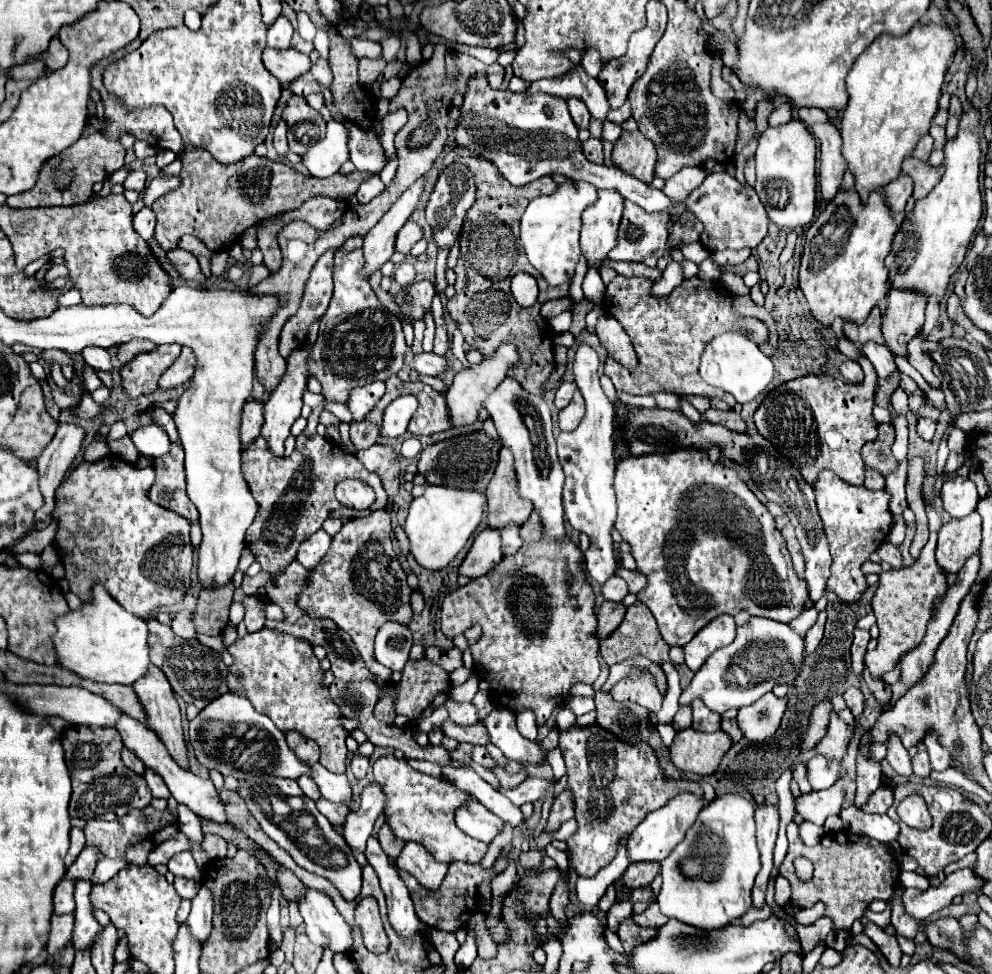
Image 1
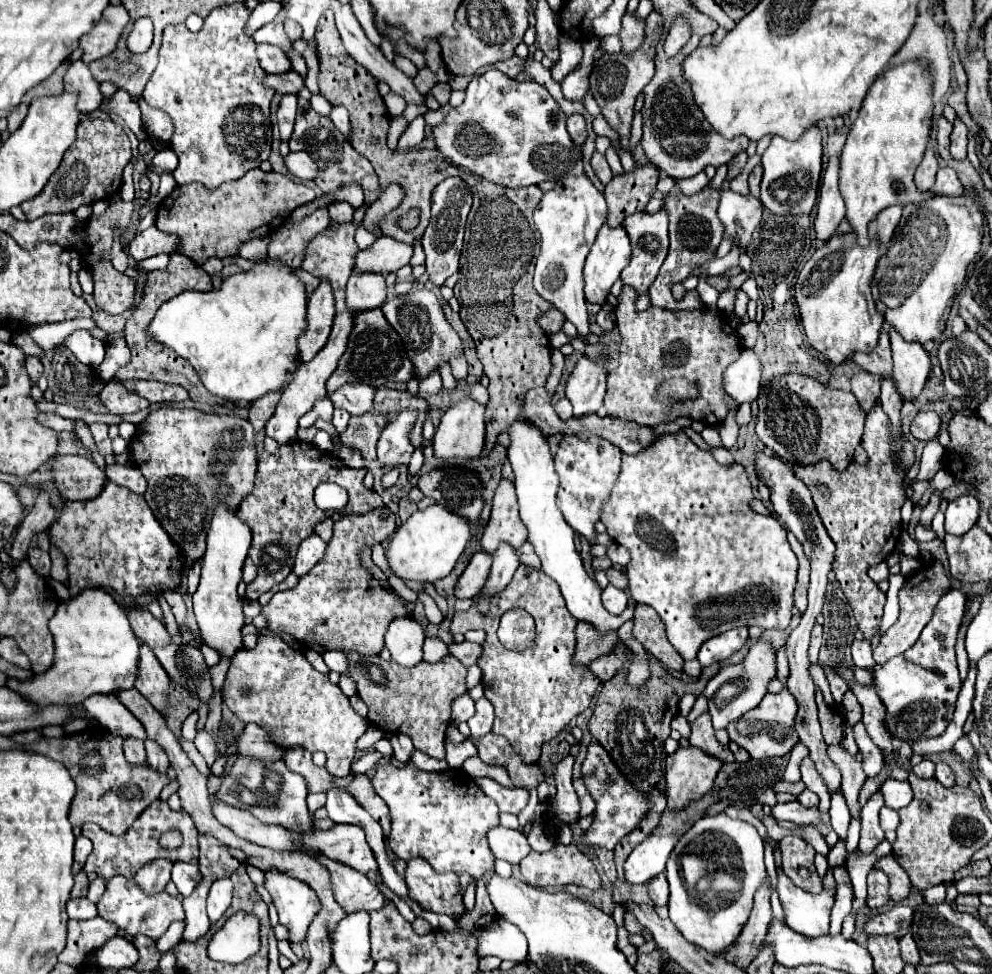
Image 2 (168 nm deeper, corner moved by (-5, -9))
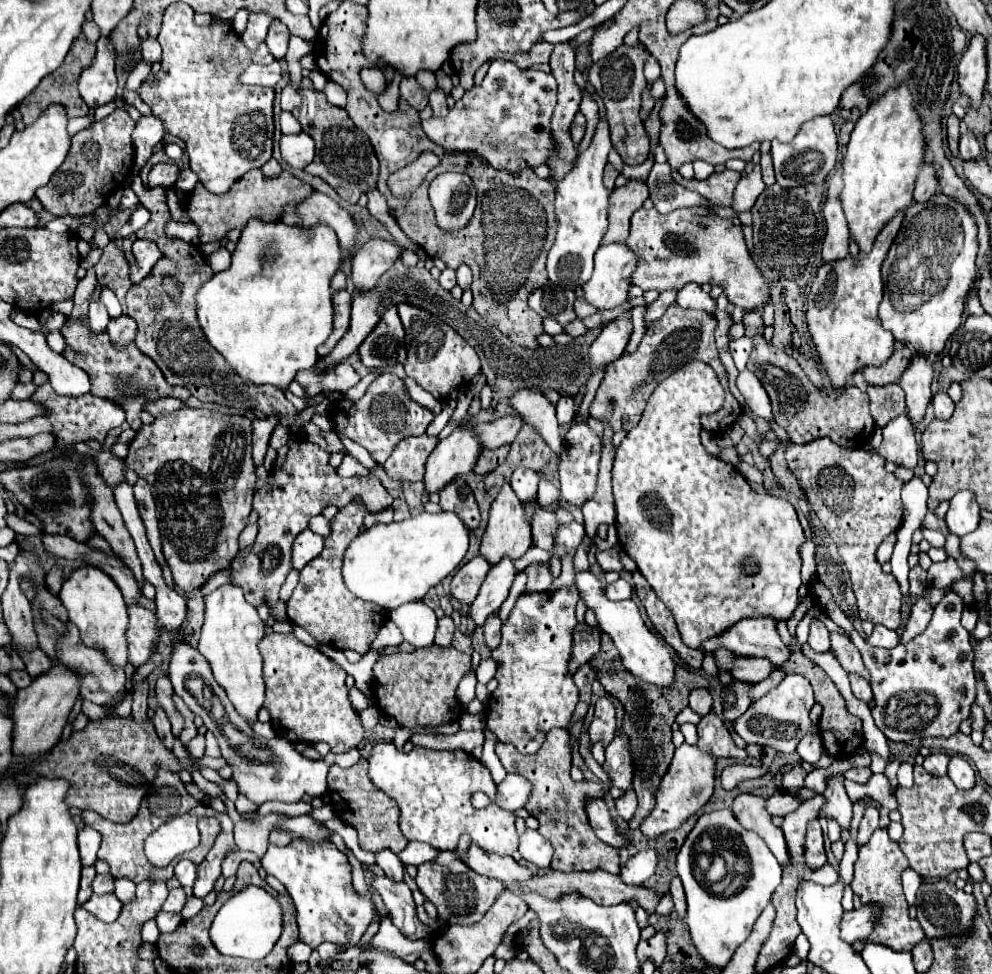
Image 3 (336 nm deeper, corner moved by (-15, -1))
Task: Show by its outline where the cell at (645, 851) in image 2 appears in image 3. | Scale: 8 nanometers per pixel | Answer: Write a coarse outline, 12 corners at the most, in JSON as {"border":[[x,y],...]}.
{"border":[[647,848],[621,868],[627,884],[639,886],[655,874],[659,850]]}

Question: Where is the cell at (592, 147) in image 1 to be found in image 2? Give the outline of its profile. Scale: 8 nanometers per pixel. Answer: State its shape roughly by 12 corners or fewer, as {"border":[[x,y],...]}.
{"border":[[595,152],[591,166],[601,184],[609,184],[613,174],[605,156]]}

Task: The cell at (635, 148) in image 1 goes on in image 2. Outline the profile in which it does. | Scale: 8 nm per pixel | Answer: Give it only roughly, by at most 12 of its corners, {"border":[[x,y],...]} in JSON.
{"border":[[637,166],[605,186],[607,224],[641,212],[657,190],[659,172]]}

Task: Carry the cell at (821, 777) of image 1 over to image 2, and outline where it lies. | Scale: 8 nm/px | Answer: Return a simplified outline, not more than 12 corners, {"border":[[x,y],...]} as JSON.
{"border":[[811,758],[801,762],[801,780],[821,798],[821,814],[829,812],[831,796]]}

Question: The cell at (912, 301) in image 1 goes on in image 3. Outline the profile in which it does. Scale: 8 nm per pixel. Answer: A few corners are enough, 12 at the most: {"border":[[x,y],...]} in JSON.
{"border":[[913,354],[899,386],[905,390],[907,414],[921,422],[931,402],[933,366]]}

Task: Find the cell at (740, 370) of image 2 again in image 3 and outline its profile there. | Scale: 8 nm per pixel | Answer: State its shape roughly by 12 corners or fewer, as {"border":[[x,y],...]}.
{"border":[[751,370],[737,376],[747,406],[761,418],[771,418],[769,396]]}

